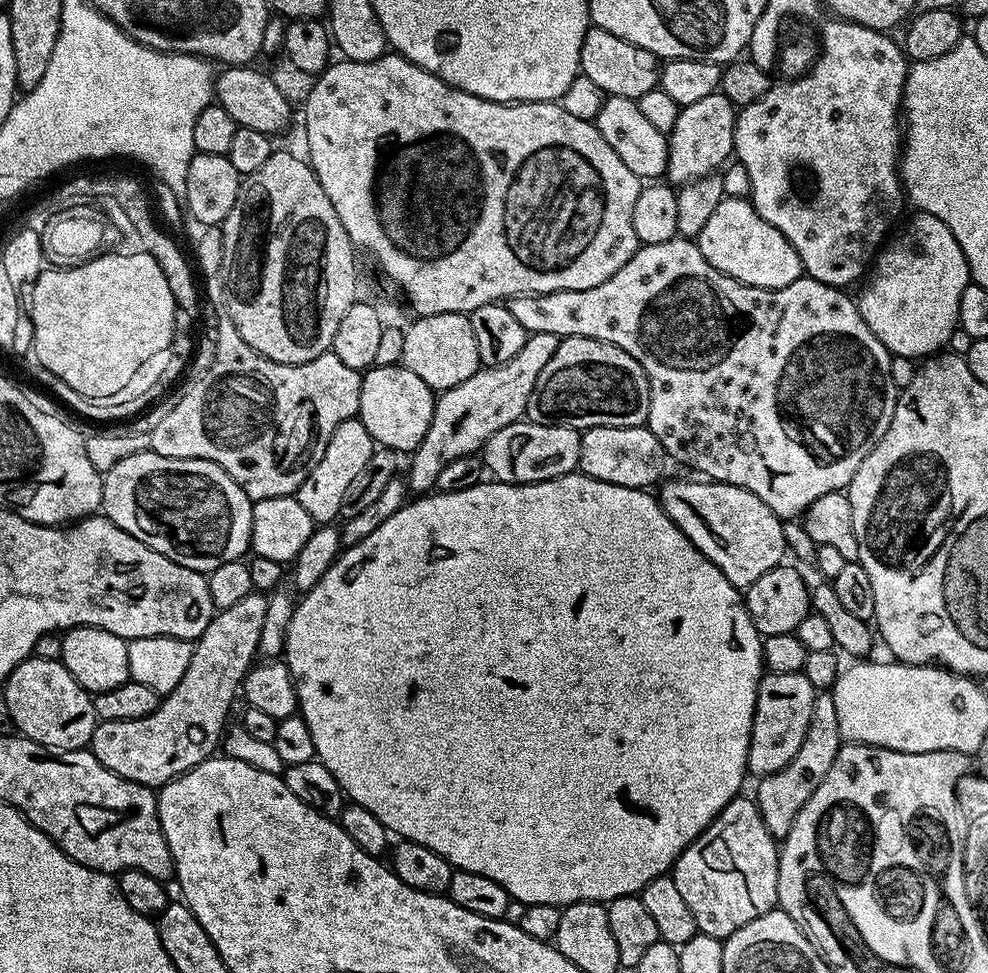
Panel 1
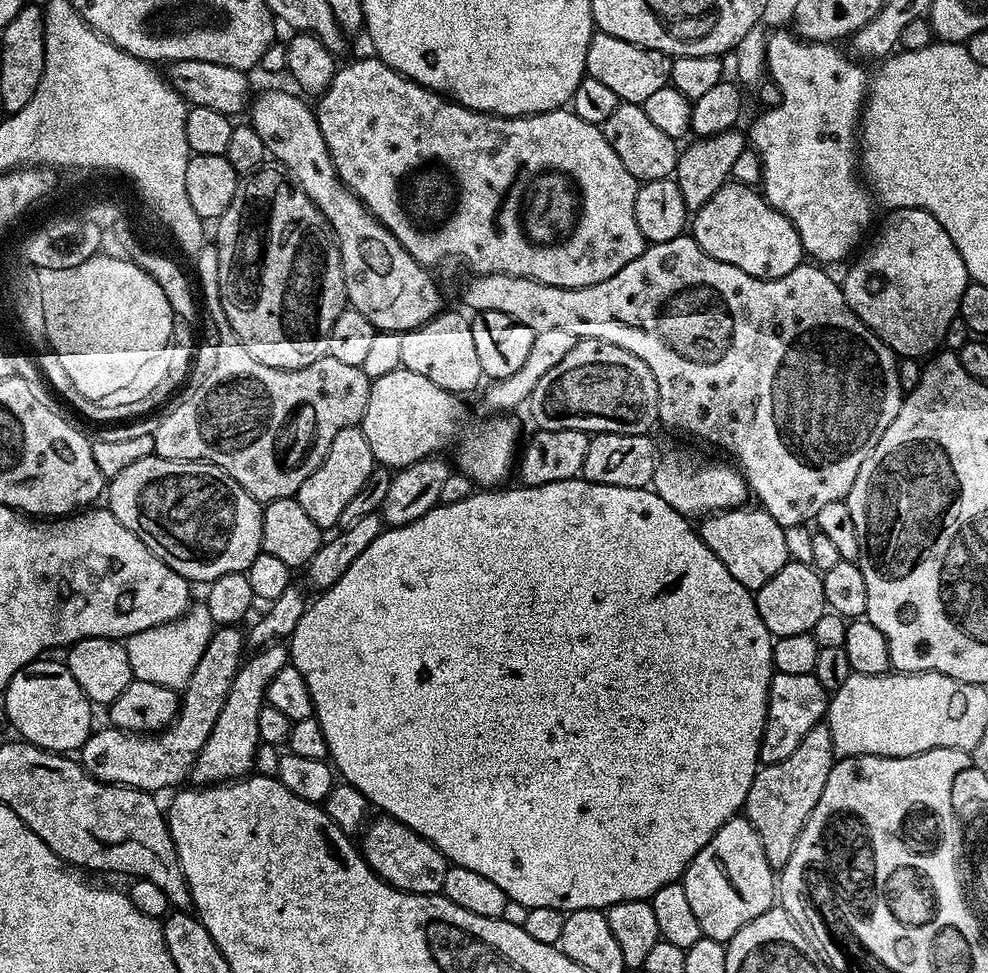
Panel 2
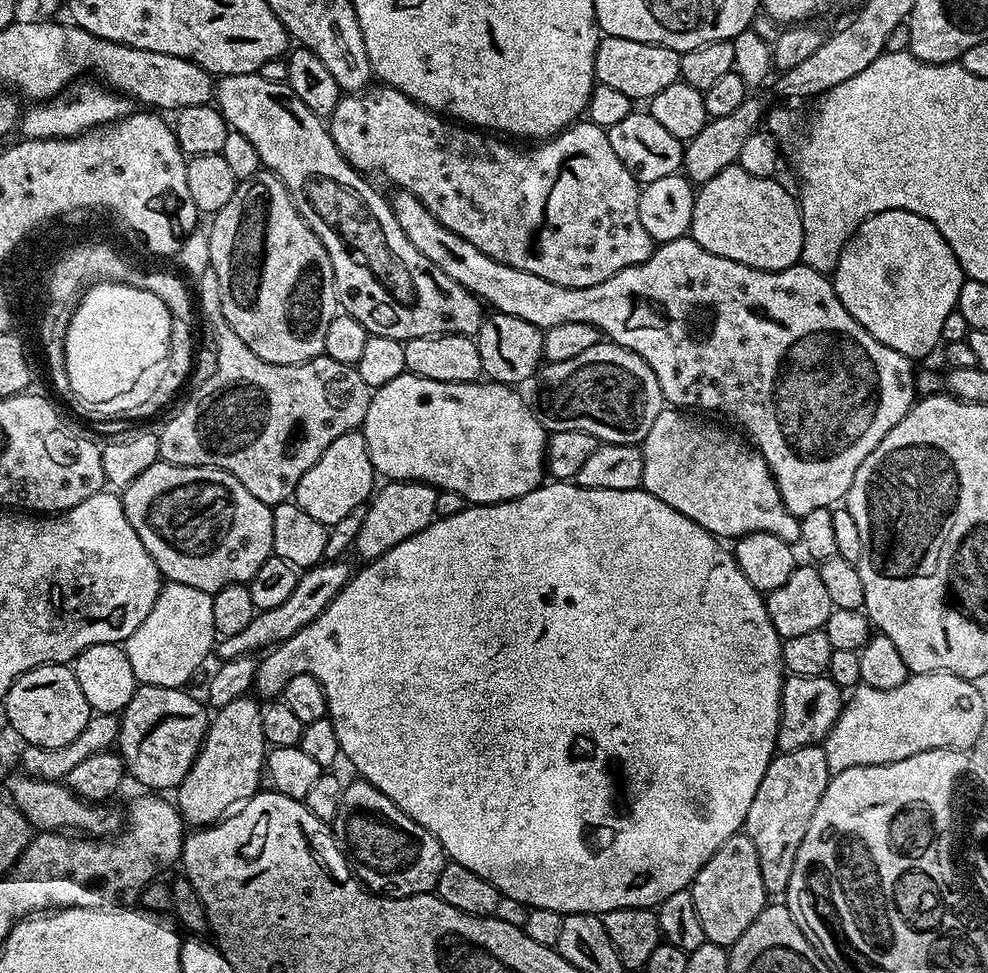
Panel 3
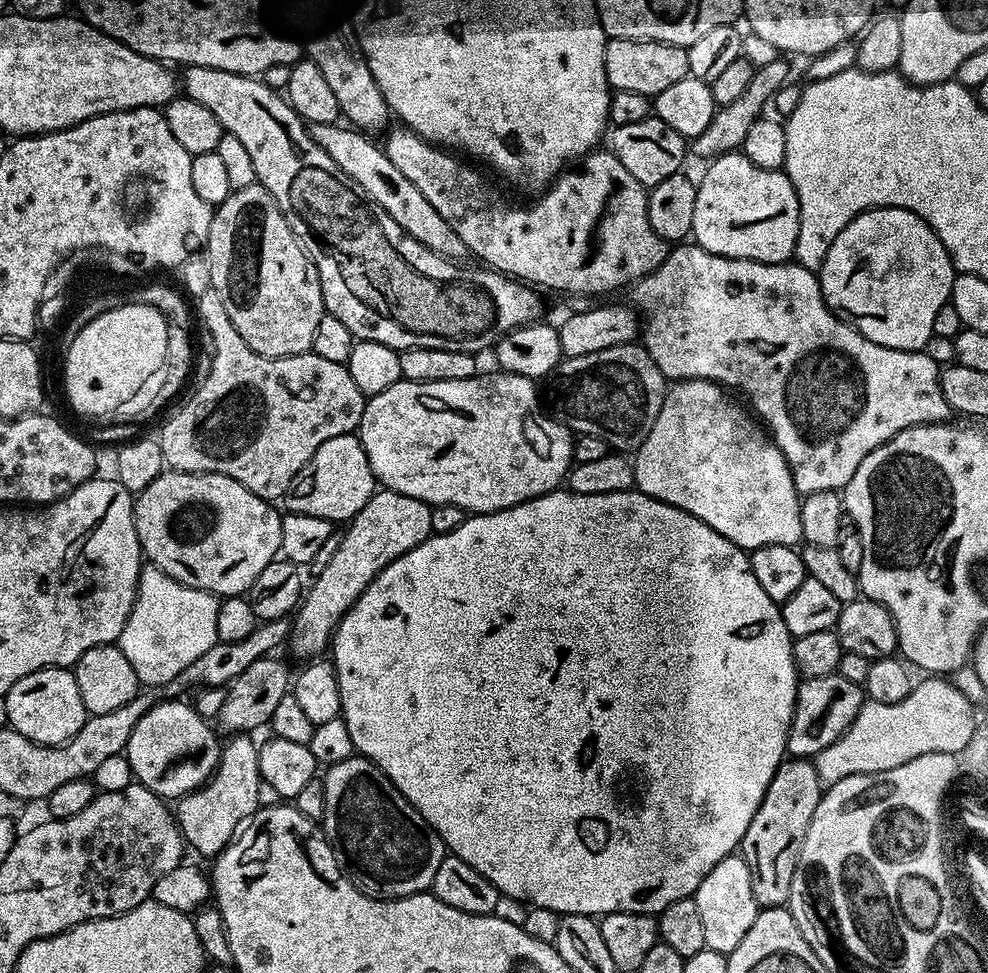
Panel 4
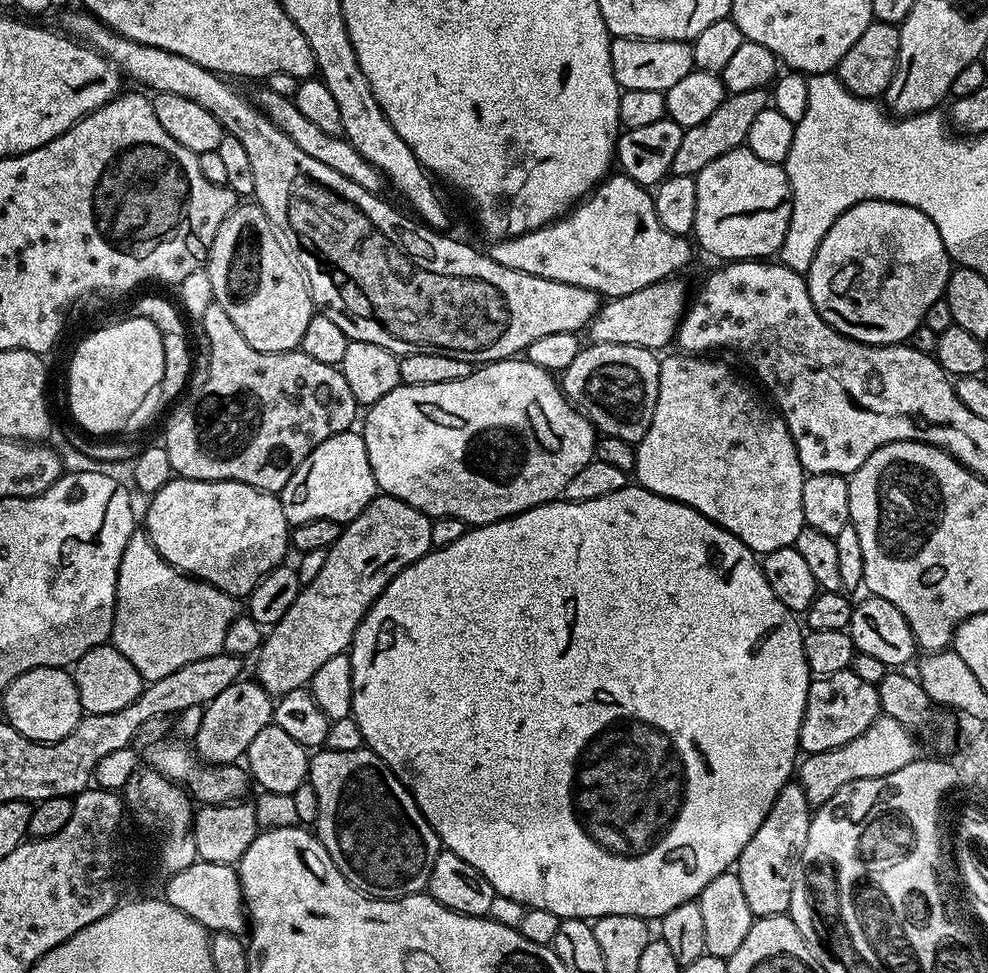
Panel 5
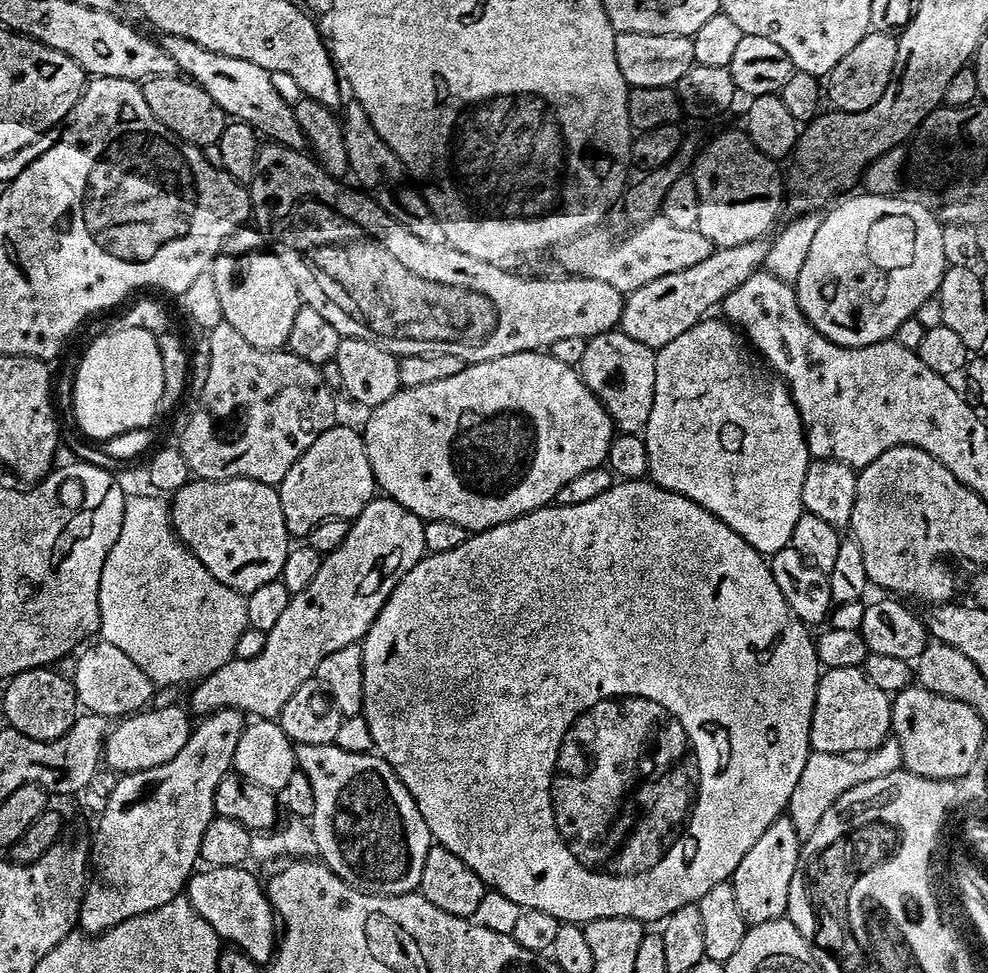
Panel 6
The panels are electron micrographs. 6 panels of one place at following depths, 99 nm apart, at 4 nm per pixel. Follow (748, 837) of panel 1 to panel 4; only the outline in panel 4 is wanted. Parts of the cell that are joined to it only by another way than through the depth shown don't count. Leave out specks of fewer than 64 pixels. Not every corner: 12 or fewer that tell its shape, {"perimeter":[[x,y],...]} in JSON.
{"perimeter":[[744,857],[722,858],[695,897],[705,948],[733,952],[758,905]]}

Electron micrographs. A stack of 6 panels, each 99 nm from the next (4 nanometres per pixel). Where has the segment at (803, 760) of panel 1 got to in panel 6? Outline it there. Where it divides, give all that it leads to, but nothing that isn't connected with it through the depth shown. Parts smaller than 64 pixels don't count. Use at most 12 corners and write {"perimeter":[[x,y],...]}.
{"perimeter":[[781,814],[730,883],[749,925],[779,920],[802,837]]}

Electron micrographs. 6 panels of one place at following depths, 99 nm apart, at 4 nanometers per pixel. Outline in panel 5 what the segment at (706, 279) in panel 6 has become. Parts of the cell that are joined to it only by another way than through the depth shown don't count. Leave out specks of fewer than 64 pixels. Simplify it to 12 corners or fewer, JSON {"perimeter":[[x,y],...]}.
{"perimeter":[[680,278],[605,299],[593,344],[671,345],[690,292]]}

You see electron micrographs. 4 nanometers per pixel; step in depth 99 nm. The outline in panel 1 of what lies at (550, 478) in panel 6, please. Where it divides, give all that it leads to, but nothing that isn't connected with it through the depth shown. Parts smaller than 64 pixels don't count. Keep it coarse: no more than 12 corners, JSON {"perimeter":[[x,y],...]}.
{"perimeter":[[400,364],[363,373],[358,418],[381,448],[426,438],[436,396]]}

